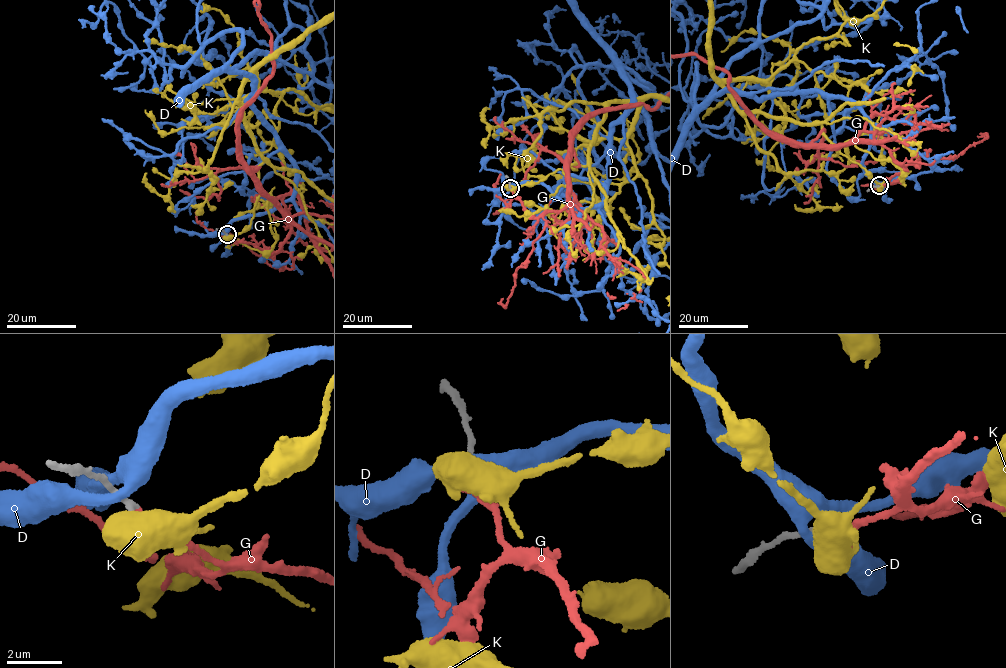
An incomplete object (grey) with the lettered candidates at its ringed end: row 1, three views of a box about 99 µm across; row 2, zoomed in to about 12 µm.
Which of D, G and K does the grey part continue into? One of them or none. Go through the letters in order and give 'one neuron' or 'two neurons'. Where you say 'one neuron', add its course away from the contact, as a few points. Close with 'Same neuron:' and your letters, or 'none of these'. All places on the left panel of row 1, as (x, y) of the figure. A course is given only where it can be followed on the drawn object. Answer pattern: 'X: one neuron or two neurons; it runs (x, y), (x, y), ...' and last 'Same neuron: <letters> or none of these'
D: two neurons
G: one neuron
K: two neurons
Same neuron: G

